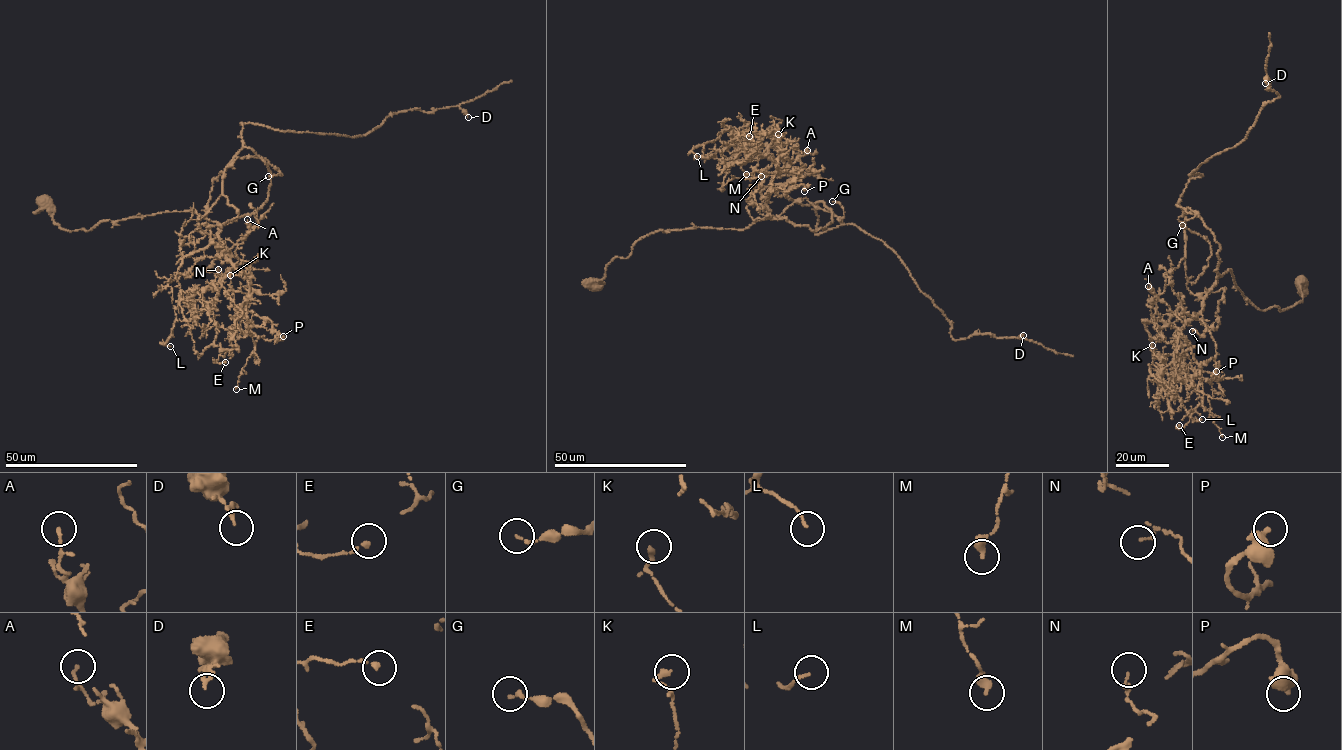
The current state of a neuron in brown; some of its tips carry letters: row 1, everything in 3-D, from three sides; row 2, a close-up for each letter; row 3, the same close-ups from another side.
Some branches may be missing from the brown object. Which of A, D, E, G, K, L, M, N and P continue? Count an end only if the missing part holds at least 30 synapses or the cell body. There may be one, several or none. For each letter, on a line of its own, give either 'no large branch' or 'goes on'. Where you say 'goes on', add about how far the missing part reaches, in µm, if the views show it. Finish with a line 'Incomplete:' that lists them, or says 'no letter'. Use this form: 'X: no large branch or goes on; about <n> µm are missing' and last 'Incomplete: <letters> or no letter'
A: no large branch
D: no large branch
E: no large branch
G: no large branch
K: no large branch
L: no large branch
M: no large branch
N: no large branch
P: no large branch
Incomplete: no letter

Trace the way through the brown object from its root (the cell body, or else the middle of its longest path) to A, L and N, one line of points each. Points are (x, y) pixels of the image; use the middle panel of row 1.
A: (594, 285), (613, 259), (627, 258), (651, 233), (744, 230), (767, 218), (772, 180), (807, 150)
L: (594, 285), (651, 233), (744, 230), (767, 218), (777, 170), (771, 135), (725, 127), (692, 149), (697, 156)
N: (594, 285), (655, 231), (832, 222), (822, 201), (755, 183), (754, 219), (770, 212), (747, 200), (761, 176)

